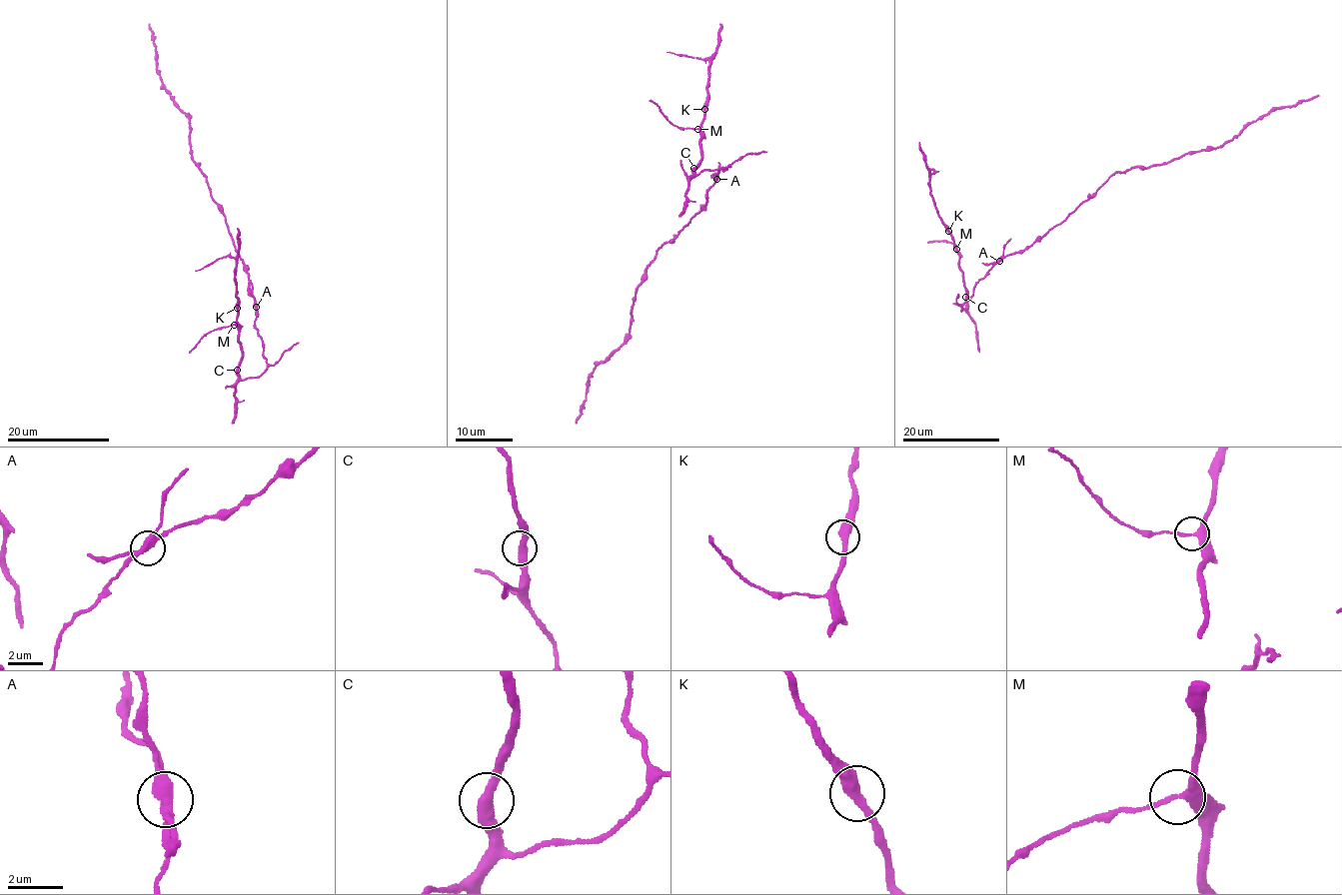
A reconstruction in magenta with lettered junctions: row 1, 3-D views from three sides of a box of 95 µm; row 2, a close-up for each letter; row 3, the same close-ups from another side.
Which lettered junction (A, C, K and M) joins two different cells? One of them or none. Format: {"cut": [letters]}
{"cut": []}

